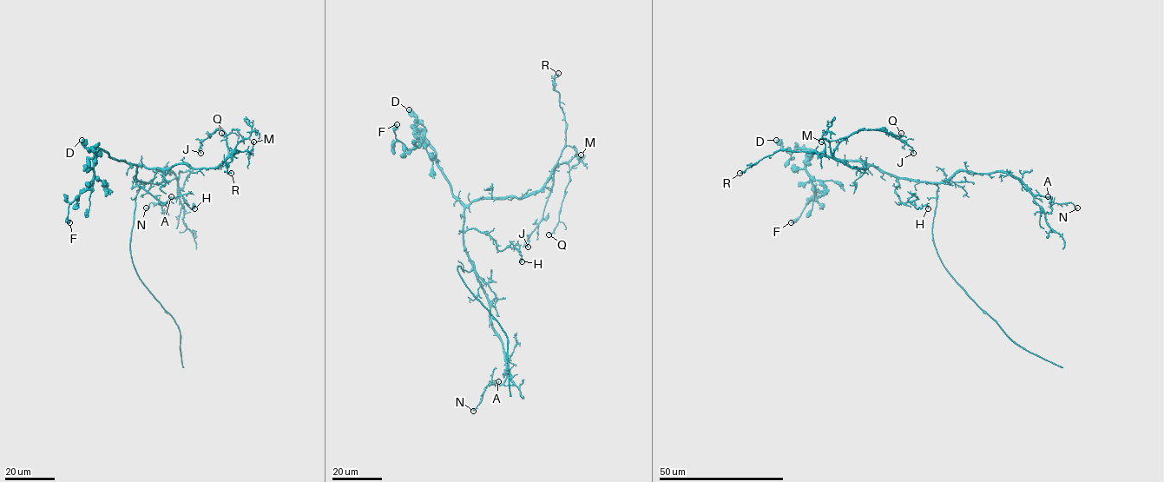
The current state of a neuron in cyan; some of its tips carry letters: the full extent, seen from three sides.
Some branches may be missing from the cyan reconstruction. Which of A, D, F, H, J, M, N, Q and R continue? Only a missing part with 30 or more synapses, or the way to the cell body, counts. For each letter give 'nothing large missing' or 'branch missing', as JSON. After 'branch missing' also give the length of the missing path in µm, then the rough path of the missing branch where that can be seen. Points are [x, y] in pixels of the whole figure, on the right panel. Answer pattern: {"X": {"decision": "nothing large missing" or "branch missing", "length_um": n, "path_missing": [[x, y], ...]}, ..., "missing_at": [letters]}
{"A": {"decision": "nothing large missing"}, "D": {"decision": "nothing large missing"}, "F": {"decision": "nothing large missing"}, "H": {"decision": "nothing large missing"}, "J": {"decision": "nothing large missing"}, "M": {"decision": "nothing large missing"}, "N": {"decision": "nothing large missing"}, "Q": {"decision": "nothing large missing"}, "R": {"decision": "nothing large missing"}, "missing_at": []}

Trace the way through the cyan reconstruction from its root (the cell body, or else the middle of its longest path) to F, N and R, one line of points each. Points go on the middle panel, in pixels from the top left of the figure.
F: (469, 255), (463, 206), (453, 194), (434, 150), (421, 139), (418, 147), (407, 148), (395, 138), (397, 124)
N: (469, 255), (486, 294), (489, 323), (502, 343), (506, 364), (505, 379), (500, 385), (488, 385), (473, 411)
R: (469, 255), (463, 210), (481, 199), (535, 194), (556, 162), (566, 141), (564, 113), (554, 86), (558, 73)

